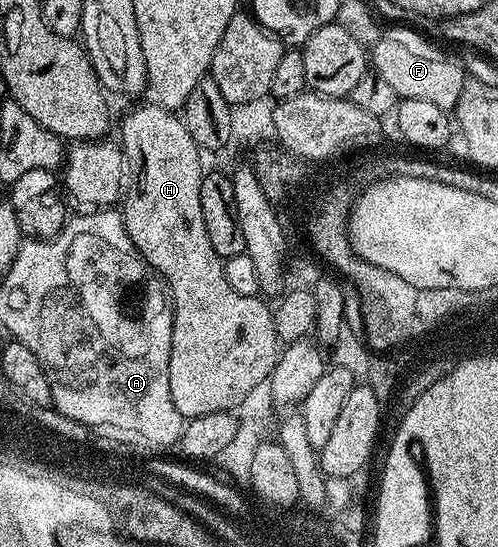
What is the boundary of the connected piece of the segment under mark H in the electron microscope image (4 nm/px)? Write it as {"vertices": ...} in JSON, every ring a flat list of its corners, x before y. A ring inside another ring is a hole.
{"vertices":[[157,102,151,104,139,104,123,120,123,140,121,147,125,157,126,167,135,175,135,181,130,181,129,187,125,192,125,199,121,204,123,221,131,241,137,246,137,250,142,254,143,259,158,275,162,276,167,282,167,287,171,293,175,317,173,318,173,338,171,339,171,362,169,364,169,389,172,391,173,404,178,411,186,418,199,415,213,414,214,411,230,412,234,409,247,394,262,379,270,377,271,371,275,368,275,363,279,361,281,351,281,341,275,332,273,312,263,300,258,300,255,296,246,296,243,292,238,292,231,285,231,280,227,277,227,272,223,269,225,264,224,257,213,250,213,242,209,242,209,234,205,234,205,218,201,218,201,182,205,175,201,150,193,142,189,130,185,130,182,119,172,109,162,108]]}

